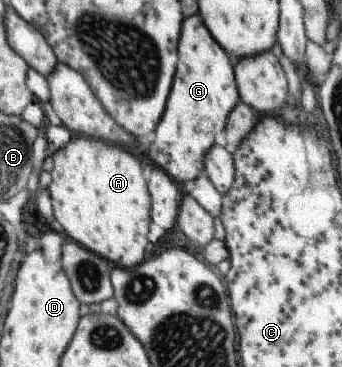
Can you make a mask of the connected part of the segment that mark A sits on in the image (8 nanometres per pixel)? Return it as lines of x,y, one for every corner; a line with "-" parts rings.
82,135
74,136
72,142
54,154
53,178
49,184
53,199
55,219
64,226
63,236
67,240
78,242
84,248
108,260
115,267
136,268
144,263
150,234
150,210
152,196
148,192
148,182
144,178
144,168
138,156
125,148
115,146
104,140
96,140

